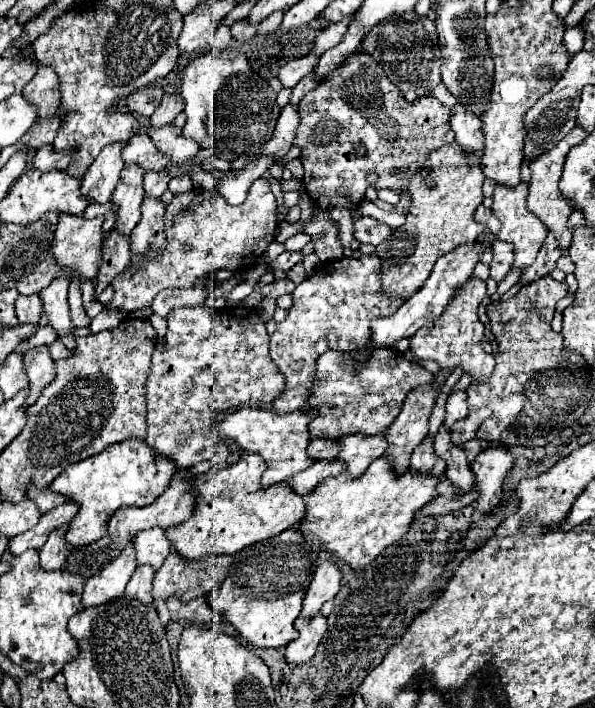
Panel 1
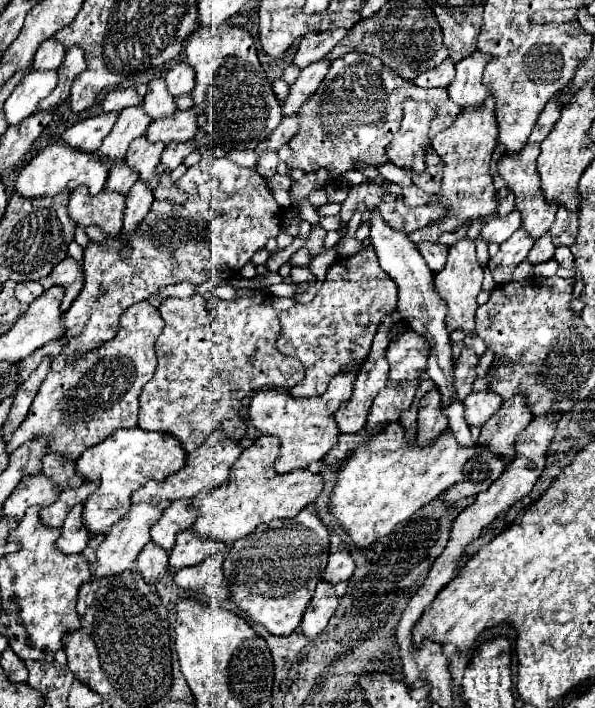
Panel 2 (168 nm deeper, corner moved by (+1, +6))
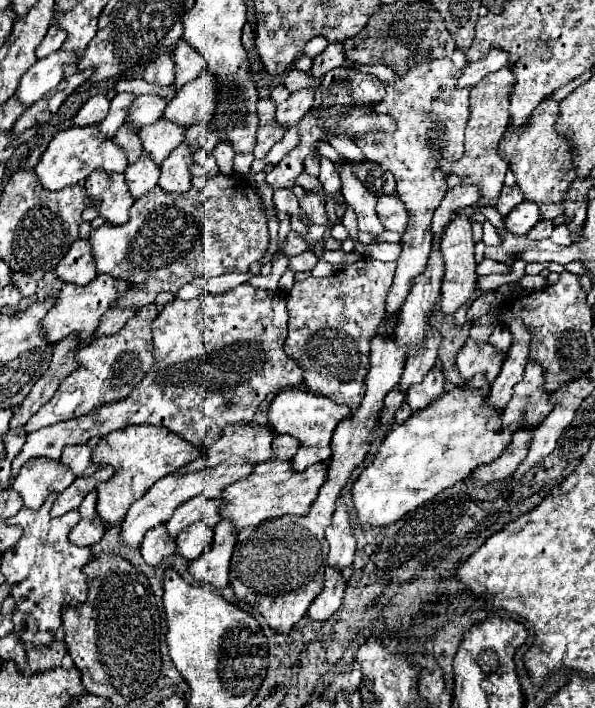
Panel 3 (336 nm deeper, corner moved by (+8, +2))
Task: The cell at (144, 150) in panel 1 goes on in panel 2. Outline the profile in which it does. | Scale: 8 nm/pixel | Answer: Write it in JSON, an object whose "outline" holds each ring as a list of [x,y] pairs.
{"outline":[[[193,108],[189,110],[177,110],[177,114],[173,114],[173,118],[159,118],[157,122],[153,122],[153,126],[149,126],[149,130],[145,132],[147,138],[151,142],[185,142],[191,140],[197,134],[199,126],[197,126],[197,114]]]}

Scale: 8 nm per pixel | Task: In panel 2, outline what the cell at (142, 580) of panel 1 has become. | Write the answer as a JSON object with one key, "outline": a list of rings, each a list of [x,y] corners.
{"outline":[[[147,542],[141,554],[137,556],[137,570],[149,584],[157,582],[167,572],[167,566],[169,566],[169,552],[161,550],[161,546],[157,546],[155,542]]]}

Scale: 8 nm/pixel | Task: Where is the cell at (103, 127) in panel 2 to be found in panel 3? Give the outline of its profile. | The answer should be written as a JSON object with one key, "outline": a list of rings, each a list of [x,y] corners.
{"outline":[[[128,92],[114,96],[110,110],[108,110],[108,116],[98,124],[98,130],[104,140],[112,140],[116,130],[124,124],[124,116],[126,116],[126,110],[130,108],[132,100],[134,100],[134,94],[128,94]]]}

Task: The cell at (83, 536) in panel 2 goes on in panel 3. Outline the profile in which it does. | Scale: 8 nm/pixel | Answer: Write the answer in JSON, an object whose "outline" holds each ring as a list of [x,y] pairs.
{"outline":[[[90,492],[78,506],[80,522],[70,530],[70,536],[68,536],[70,542],[74,542],[76,546],[92,546],[94,542],[98,542],[102,538],[102,534],[106,530],[106,526],[102,522],[98,522],[98,516],[94,512],[94,498],[96,498],[96,494]]]}

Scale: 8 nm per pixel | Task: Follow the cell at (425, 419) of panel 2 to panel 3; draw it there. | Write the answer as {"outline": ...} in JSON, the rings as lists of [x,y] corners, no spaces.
{"outline":[[[432,368],[430,374],[426,374],[426,378],[418,386],[412,386],[408,390],[406,402],[410,404],[412,410],[424,410],[442,394],[444,394],[444,378],[442,374],[438,374],[438,368]]]}

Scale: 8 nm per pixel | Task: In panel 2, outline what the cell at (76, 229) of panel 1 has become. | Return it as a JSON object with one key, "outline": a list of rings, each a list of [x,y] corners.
{"outline":[[[85,186],[71,192],[69,216],[79,228],[97,224],[105,236],[117,236],[121,232],[121,214],[125,210],[125,196],[113,190],[101,190],[91,196]]]}

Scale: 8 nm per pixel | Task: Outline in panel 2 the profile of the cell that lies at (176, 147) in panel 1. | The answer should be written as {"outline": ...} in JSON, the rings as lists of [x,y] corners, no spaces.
{"outline":[[[155,78],[149,82],[149,92],[143,98],[143,108],[151,118],[165,118],[177,110],[175,100],[165,86],[165,78]]]}

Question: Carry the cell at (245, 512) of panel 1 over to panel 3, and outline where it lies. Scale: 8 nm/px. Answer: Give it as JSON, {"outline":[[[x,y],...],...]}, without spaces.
{"outline":[[[274,436],[272,442],[272,458],[254,466],[252,474],[230,484],[226,490],[222,490],[220,500],[222,506],[218,508],[218,516],[232,522],[232,532],[238,534],[244,528],[258,526],[268,518],[280,518],[284,514],[296,514],[306,516],[310,504],[316,500],[320,486],[326,478],[326,466],[324,464],[312,464],[310,470],[304,472],[292,472],[290,470],[290,458],[294,456],[294,450],[298,448],[298,442],[290,436]]]}

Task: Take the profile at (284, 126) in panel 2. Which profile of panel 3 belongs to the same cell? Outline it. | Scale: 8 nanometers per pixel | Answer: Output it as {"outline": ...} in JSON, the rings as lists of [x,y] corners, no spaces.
{"outline":[[[312,90],[294,92],[286,102],[278,104],[278,108],[276,108],[276,126],[280,126],[280,128],[296,126],[302,120],[302,116],[310,110],[312,100],[314,100]]]}

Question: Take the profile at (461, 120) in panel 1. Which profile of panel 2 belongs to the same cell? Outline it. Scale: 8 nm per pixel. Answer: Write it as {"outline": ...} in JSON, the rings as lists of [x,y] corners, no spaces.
{"outline":[[[475,52],[455,64],[455,80],[449,84],[449,96],[453,102],[457,102],[461,108],[469,104],[481,104],[489,90],[485,90],[483,84],[483,70],[489,64],[489,58],[485,54]]]}

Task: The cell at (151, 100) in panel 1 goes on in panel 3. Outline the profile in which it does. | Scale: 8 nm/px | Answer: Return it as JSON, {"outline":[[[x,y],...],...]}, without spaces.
{"outline":[[[102,94],[92,96],[80,108],[80,112],[76,114],[74,124],[78,124],[78,126],[92,126],[92,124],[102,122],[102,118],[106,118],[106,114],[108,114],[108,106],[110,106],[110,98],[108,96],[102,96]]]}

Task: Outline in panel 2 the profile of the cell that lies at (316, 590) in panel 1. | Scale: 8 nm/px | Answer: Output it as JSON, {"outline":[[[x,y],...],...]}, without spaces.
{"outline":[[[337,532],[331,534],[331,552],[329,552],[329,564],[323,572],[323,580],[331,580],[331,584],[337,584],[341,580],[349,580],[353,576],[355,562],[351,558],[349,546],[341,540]]]}

